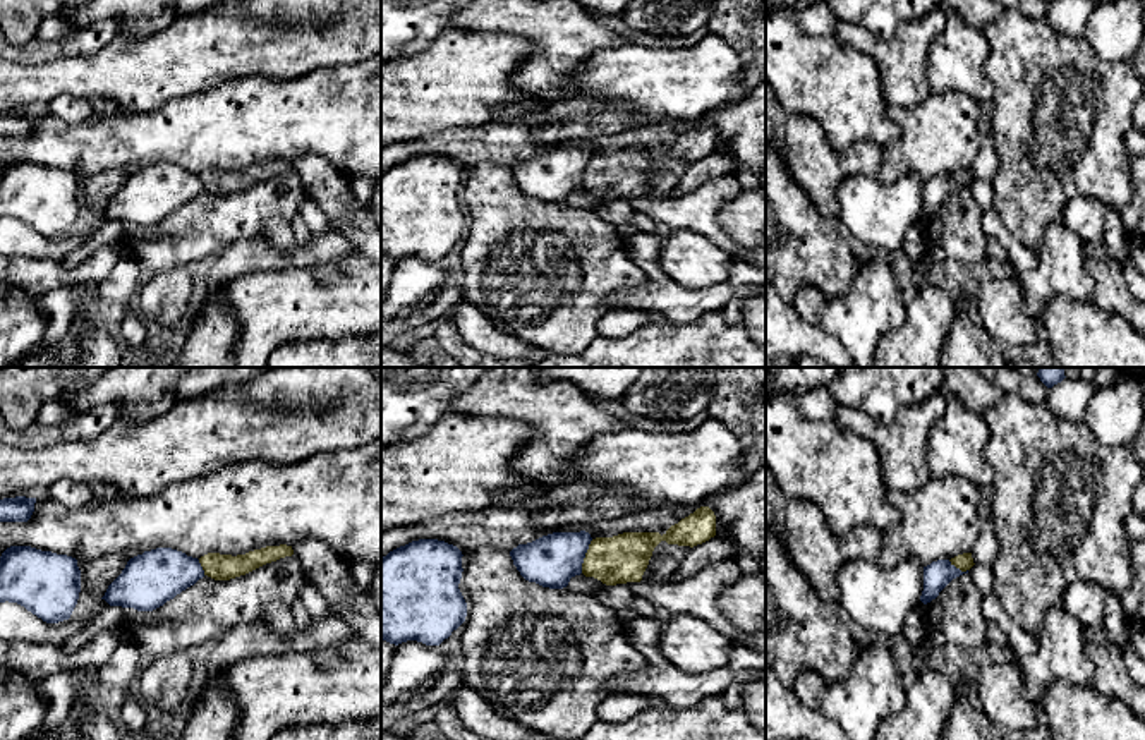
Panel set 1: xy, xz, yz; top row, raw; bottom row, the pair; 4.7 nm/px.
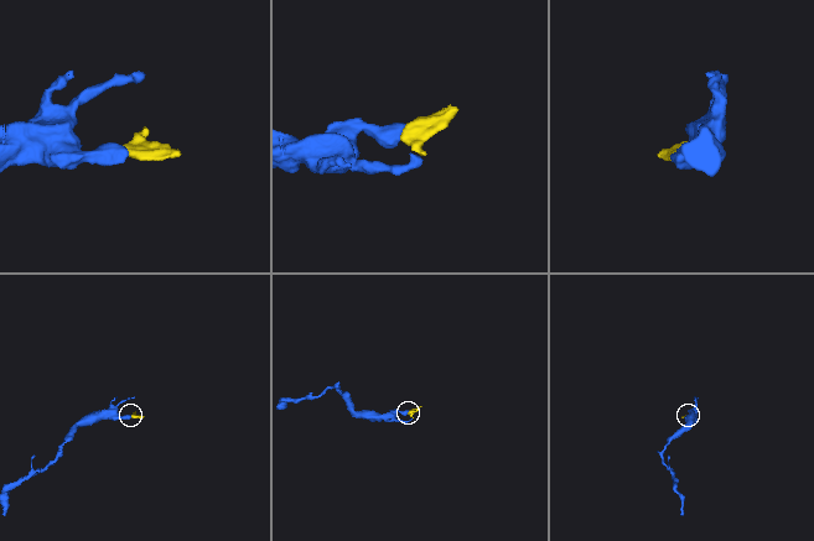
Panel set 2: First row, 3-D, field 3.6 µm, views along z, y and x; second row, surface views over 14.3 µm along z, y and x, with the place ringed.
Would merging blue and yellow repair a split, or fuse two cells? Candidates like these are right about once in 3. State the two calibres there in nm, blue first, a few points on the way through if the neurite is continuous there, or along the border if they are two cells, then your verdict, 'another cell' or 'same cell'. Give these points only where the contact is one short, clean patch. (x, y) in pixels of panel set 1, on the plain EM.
240 nm thick on the blue side, 220 nm on the other; border along xz (593, 155), (581, 188); another cell

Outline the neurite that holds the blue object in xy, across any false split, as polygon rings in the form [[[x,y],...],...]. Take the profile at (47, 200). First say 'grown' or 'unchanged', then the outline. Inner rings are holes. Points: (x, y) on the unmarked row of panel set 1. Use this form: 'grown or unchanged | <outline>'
unchanged | [[[10,161],[0,172],[0,218],[17,218],[46,239],[69,235],[81,208],[77,175],[31,161]]]

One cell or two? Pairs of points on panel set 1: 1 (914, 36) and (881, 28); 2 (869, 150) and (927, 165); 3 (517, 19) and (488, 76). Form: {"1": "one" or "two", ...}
{"1": "two", "2": "two", "3": "two"}

